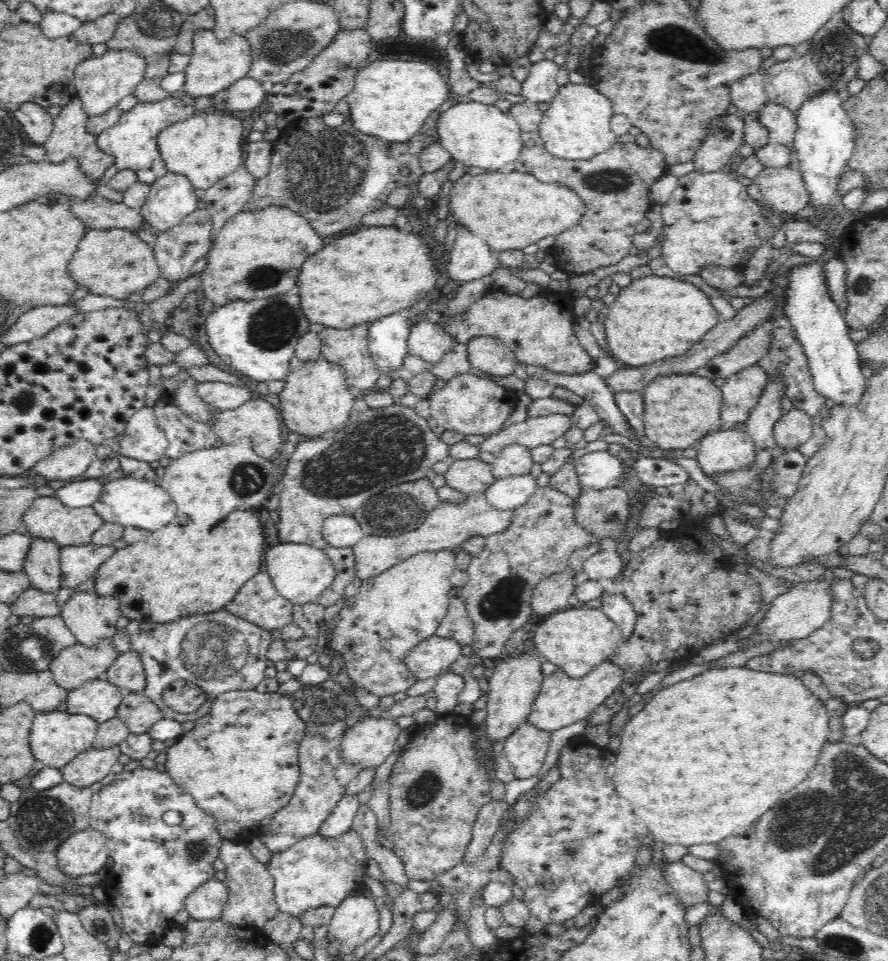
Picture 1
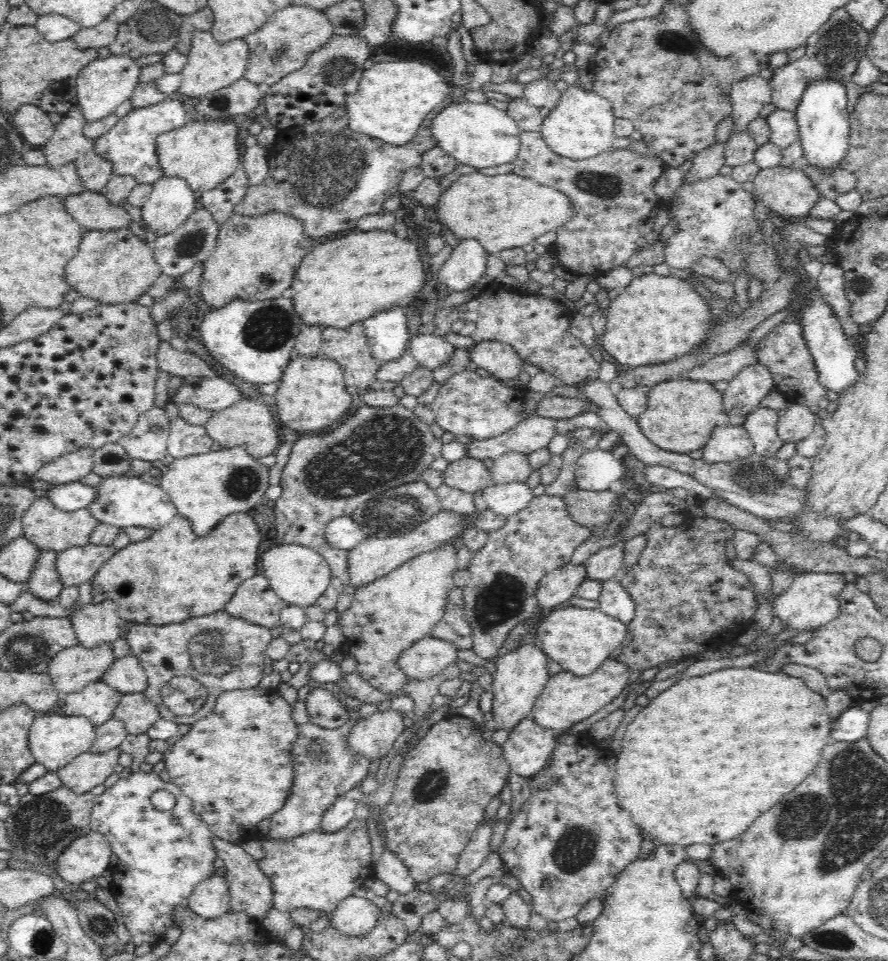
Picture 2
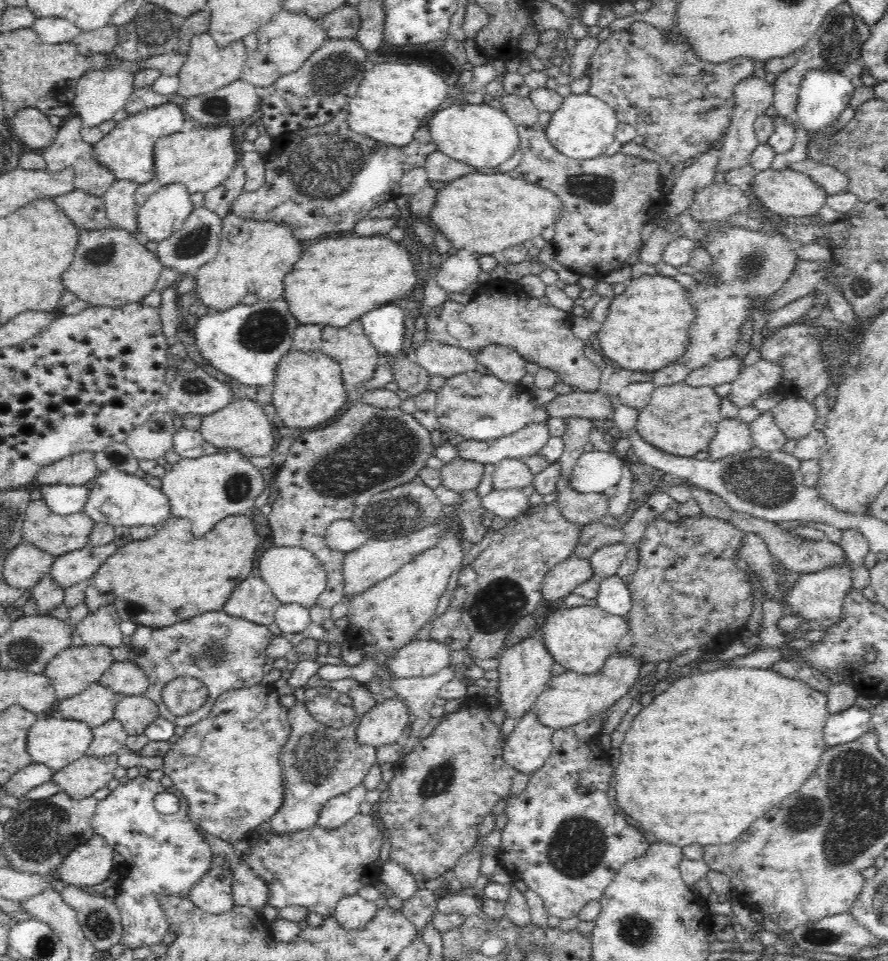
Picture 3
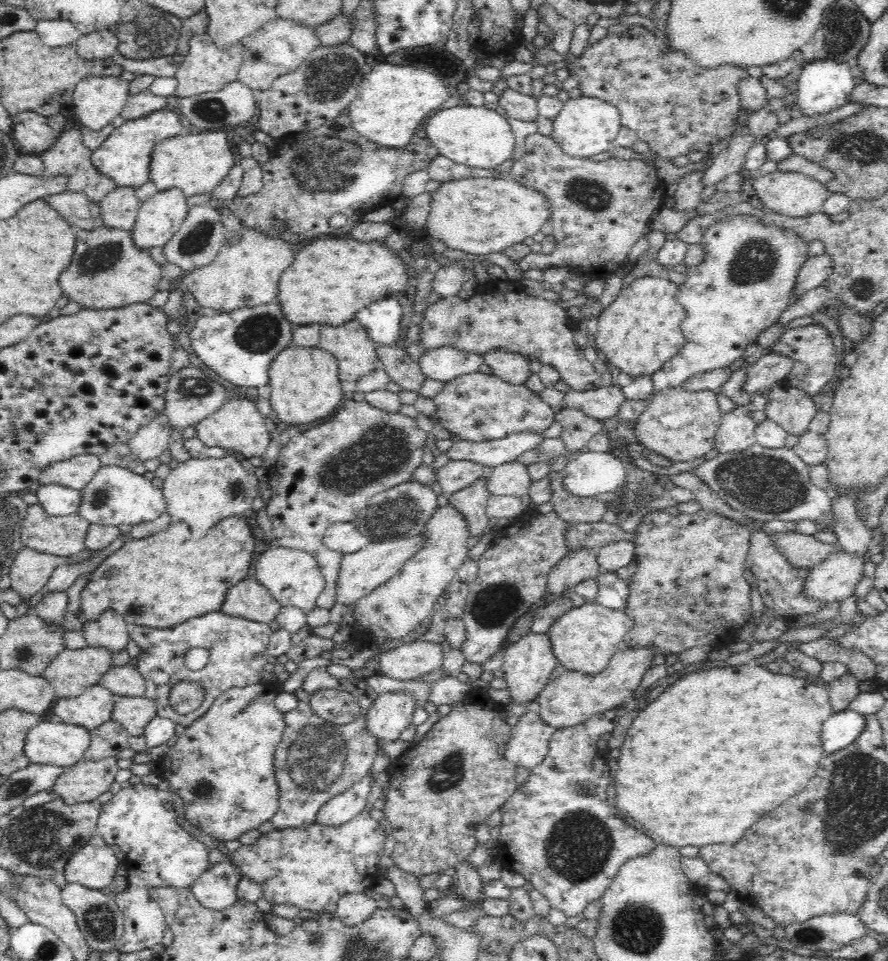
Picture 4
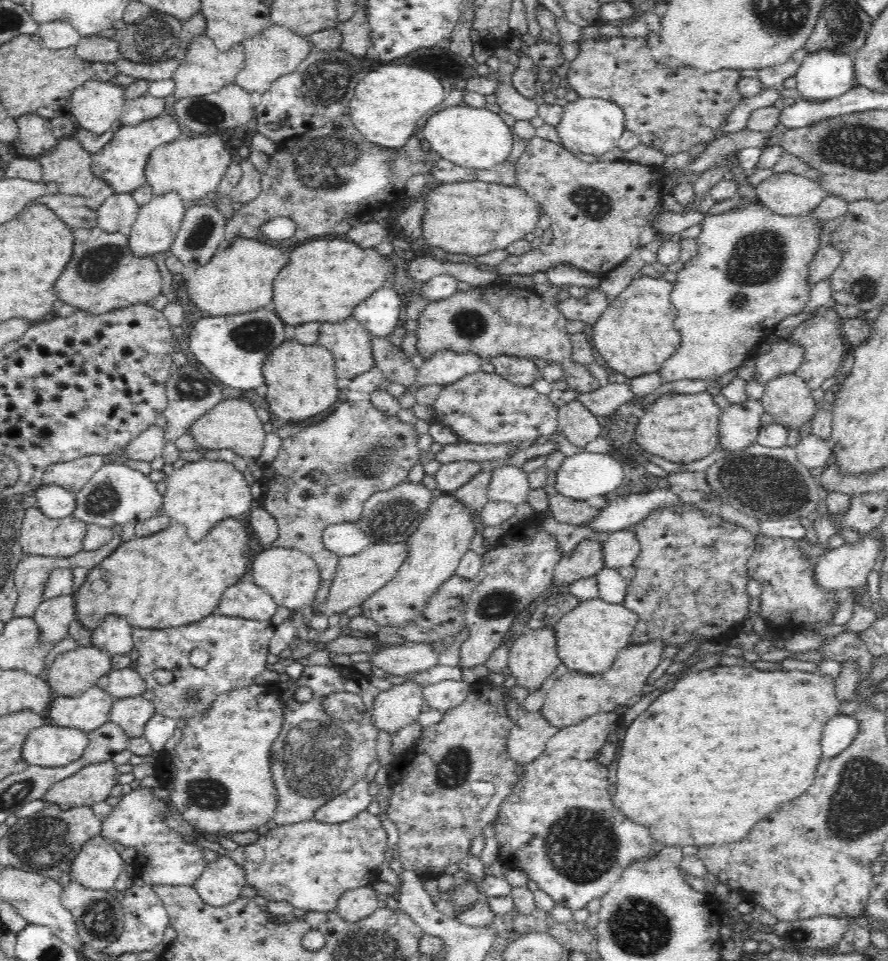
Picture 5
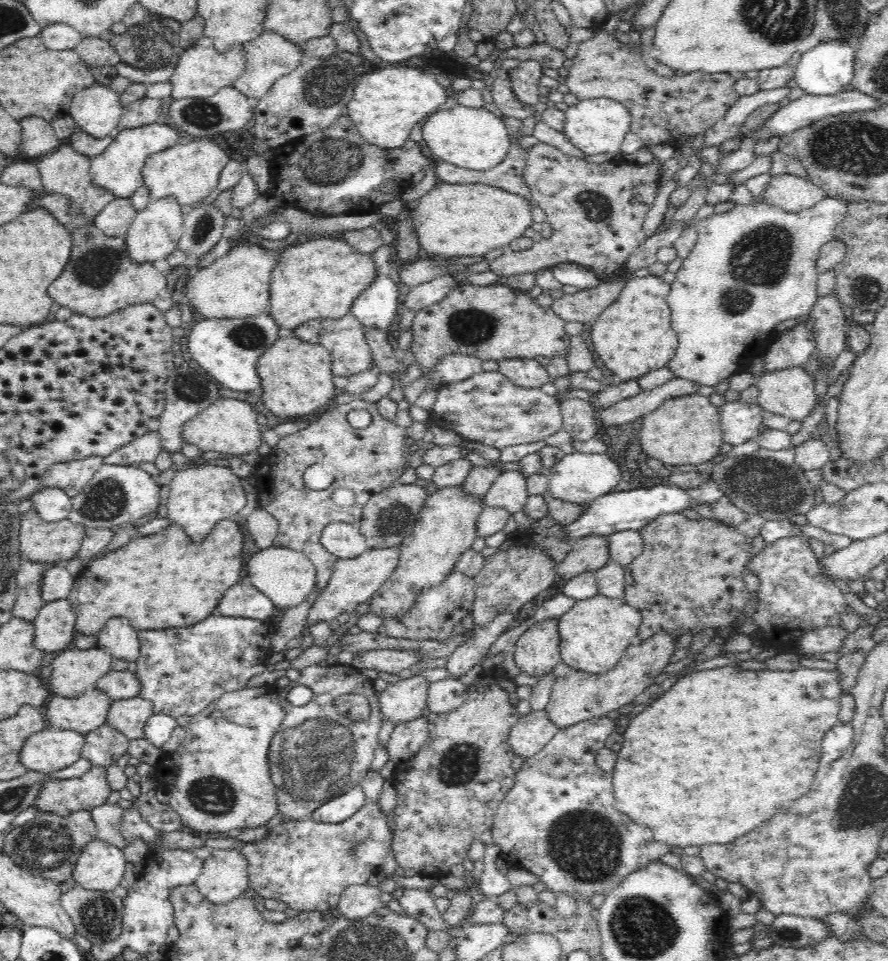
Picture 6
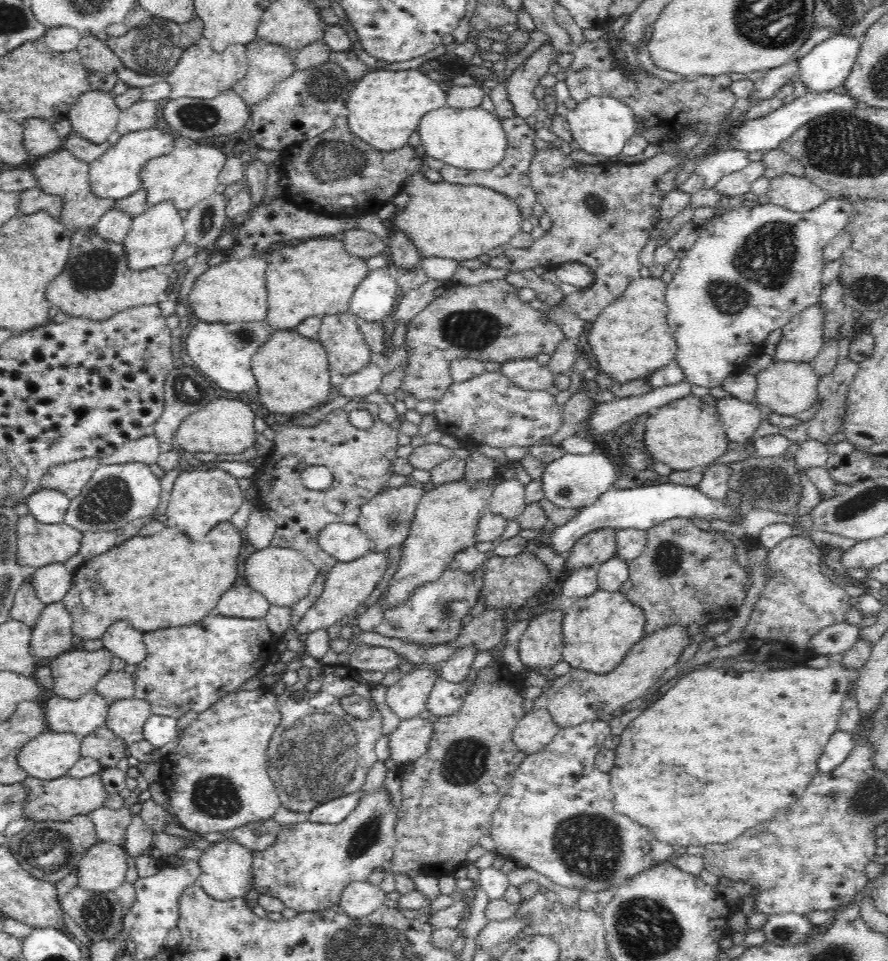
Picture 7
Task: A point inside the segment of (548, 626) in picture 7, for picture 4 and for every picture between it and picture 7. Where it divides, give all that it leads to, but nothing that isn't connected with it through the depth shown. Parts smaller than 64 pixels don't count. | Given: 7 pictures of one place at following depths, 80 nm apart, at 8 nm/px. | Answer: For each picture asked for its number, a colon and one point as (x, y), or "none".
4: (528, 664)
5: (533, 657)
6: (537, 652)

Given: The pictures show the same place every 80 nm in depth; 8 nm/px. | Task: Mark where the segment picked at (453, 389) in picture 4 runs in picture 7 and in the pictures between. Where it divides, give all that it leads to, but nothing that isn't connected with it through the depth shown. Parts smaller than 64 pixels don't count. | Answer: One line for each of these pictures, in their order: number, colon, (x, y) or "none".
5: (483, 408)
6: (488, 408)
7: (489, 409)

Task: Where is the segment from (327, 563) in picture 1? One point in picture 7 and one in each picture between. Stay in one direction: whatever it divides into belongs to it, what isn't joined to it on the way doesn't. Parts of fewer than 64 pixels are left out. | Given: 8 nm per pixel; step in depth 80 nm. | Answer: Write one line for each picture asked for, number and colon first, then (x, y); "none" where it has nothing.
2: (299, 575)
3: (295, 575)
4: (293, 576)
5: (292, 577)
6: (287, 576)
7: (284, 576)

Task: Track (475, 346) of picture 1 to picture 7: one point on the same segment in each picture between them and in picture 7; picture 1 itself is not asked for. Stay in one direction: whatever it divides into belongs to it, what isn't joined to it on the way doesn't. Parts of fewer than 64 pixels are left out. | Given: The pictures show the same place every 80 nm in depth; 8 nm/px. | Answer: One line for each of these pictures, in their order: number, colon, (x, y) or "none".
2: (504, 363)
3: (504, 362)
4: (514, 368)
5: (521, 371)
6: (528, 373)
7: (527, 373)

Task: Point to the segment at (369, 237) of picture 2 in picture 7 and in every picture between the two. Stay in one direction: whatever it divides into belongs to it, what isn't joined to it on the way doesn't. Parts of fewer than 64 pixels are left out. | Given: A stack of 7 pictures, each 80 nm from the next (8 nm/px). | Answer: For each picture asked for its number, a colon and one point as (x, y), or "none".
3: (336, 281)
4: (327, 285)
5: (324, 280)
6: (321, 278)
7: (318, 277)

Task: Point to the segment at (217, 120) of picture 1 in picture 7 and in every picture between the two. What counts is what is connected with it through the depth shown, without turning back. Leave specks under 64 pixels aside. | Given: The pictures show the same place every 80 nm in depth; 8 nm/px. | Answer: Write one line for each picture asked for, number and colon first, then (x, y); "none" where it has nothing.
2: (205, 152)
3: (201, 159)
4: (196, 163)
5: (194, 166)
6: (190, 172)
7: (186, 176)

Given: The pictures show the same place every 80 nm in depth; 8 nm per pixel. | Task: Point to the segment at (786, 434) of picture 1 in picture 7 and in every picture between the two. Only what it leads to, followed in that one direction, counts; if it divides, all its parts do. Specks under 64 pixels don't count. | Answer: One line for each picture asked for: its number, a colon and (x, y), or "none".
2: (796, 422)
3: (795, 416)
4: (791, 408)
5: (787, 398)
6: (790, 392)
7: (788, 388)

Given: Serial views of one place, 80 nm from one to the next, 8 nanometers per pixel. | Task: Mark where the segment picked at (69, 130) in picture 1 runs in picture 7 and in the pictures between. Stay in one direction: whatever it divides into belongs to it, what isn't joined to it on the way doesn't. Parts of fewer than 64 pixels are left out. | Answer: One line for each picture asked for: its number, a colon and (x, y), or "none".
2: (68, 144)
3: (68, 150)
4: (68, 156)
5: (68, 164)
6: (64, 171)
7: (60, 173)

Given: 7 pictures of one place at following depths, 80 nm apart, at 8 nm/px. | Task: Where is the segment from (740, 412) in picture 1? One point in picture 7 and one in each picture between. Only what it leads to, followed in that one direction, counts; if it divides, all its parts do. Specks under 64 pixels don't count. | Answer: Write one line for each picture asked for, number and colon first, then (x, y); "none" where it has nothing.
2: (752, 384)
3: (753, 381)
4: (770, 368)
5: (784, 357)
6: (793, 348)
7: (803, 337)

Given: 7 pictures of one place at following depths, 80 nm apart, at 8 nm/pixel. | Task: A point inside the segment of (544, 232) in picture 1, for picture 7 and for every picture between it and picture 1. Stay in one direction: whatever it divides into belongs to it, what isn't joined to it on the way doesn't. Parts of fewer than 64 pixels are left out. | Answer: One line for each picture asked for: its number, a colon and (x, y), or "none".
2: (506, 211)
3: (492, 212)
4: (482, 215)
5: (474, 218)
6: (451, 220)
7: (457, 222)

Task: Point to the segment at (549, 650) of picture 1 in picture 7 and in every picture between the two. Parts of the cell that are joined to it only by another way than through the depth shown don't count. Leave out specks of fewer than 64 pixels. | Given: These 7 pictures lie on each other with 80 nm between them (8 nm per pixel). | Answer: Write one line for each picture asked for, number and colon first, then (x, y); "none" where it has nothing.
2: (580, 640)
3: (581, 639)
4: (584, 639)
5: (590, 636)
6: (595, 632)
7: (599, 630)

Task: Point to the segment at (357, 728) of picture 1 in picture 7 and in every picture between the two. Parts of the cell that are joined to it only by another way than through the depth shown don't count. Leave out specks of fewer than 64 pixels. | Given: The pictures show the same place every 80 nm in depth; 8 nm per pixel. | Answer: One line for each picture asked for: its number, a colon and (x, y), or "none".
2: (373, 737)
3: (382, 725)
4: (391, 713)
5: (393, 709)
6: (405, 700)
7: (408, 698)

